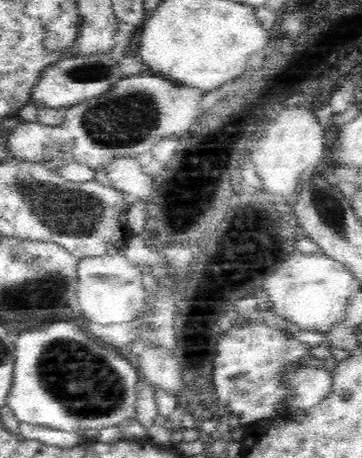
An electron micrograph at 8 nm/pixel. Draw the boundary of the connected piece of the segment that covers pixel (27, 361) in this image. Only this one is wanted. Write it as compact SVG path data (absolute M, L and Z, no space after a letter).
M68 316L68 320L53 320L52 324L48 328L36 328L36 330L29 330L21 332L15 341L15 365L13 368L12 386L8 391L6 399L6 405L8 409L12 410L12 413L16 416L16 419L22 424L34 424L35 426L42 426L48 428L54 428L56 430L66 430L67 432L77 432L79 429L97 429L106 428L106 426L122 426L124 420L128 420L130 416L135 416L135 406L138 402L139 393L136 390L138 381L140 379L139 371L135 365L134 358L126 355L126 360L120 358L118 354L102 348L98 342L94 342L92 338L88 338L80 328L79 324L76 324L76 320L70 320L73 316Z

